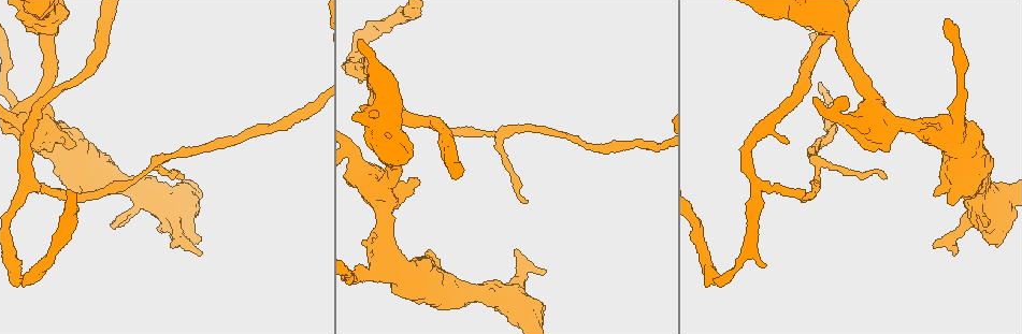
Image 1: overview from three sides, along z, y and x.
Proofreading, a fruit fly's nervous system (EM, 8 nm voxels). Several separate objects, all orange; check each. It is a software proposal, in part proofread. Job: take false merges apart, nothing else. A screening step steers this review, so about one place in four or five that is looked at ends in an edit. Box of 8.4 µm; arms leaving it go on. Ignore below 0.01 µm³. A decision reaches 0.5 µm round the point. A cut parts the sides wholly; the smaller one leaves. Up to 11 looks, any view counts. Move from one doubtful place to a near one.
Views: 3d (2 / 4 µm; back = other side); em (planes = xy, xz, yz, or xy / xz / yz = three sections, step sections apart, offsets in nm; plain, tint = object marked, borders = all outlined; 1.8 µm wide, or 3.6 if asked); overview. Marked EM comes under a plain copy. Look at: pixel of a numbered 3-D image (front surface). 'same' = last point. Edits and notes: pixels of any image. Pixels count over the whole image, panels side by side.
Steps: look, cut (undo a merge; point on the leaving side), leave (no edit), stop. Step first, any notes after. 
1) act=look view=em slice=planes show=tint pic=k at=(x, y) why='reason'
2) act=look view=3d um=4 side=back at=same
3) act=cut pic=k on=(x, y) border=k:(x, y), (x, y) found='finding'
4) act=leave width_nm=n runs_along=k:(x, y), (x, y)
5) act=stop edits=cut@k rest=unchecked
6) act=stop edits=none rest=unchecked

act=look view=em um=3.6 slice=planes show=tint pic=1 at=(387, 146) why='sudden change in width'

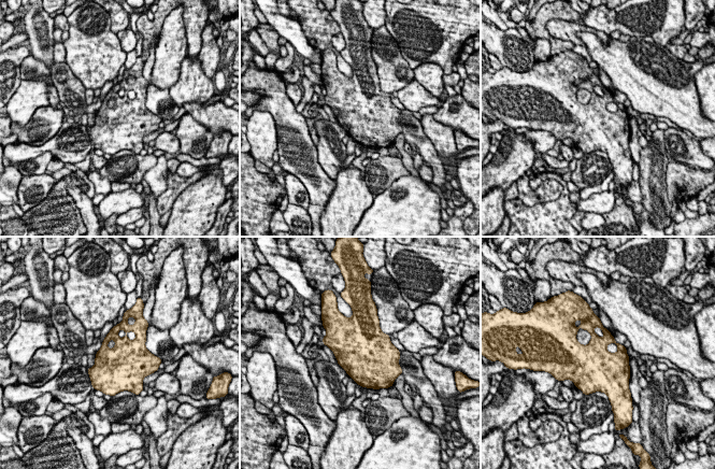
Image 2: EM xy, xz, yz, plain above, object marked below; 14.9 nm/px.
act=leave found='one cell here'

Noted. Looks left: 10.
act=look view=em um=3.6 slice=planes show=tint pic=1 at=(885, 120) why='sudden change in width'

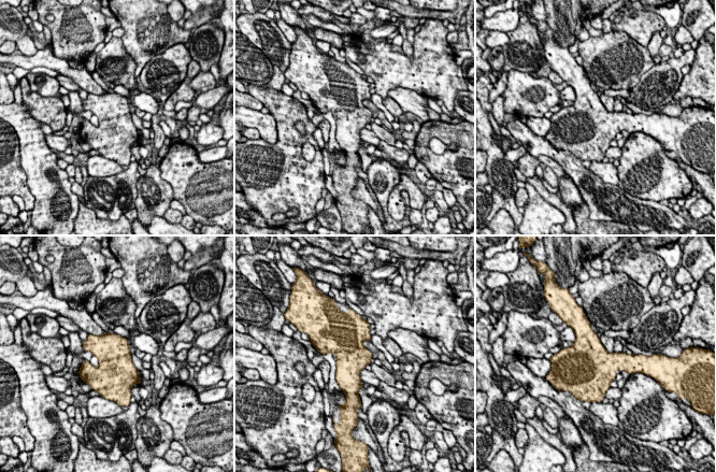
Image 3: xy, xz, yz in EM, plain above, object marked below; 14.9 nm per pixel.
act=leave width_nm=480 found='all the same cell'

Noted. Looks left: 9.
act=look view=3d um=4 pic=1 at=(970, 179) why='calibre changes'

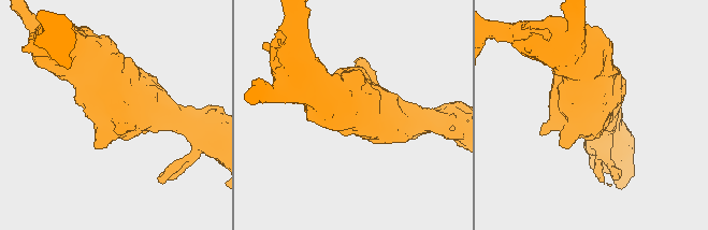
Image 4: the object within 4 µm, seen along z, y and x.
act=look view=em slice=xy step=16 show=tint pic=4 at=(590, 113) why='now the EM'

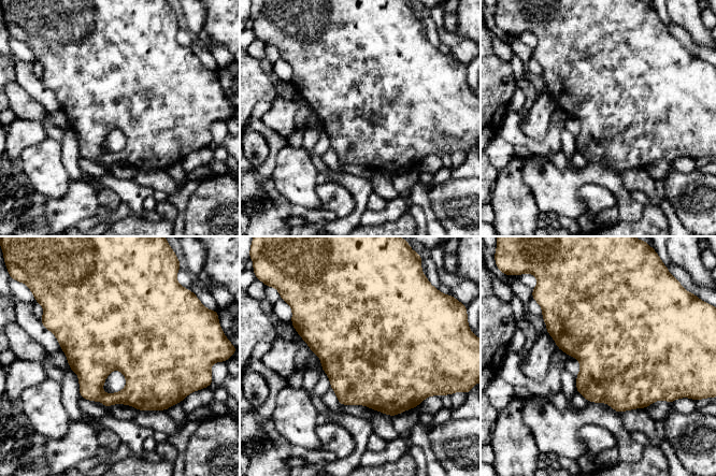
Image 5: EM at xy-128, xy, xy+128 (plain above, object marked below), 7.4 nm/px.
act=look view=em slice=planes show=tint at=same

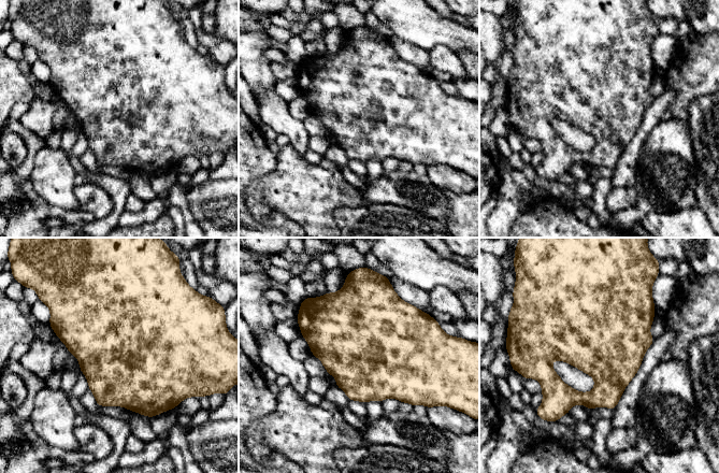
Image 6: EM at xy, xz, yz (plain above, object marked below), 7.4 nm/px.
act=leave found='all the same cell'

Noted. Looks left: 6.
act=look view=em slice=yz step=16 show=tint pic=1 at=(149, 168) why='abrupt turn'

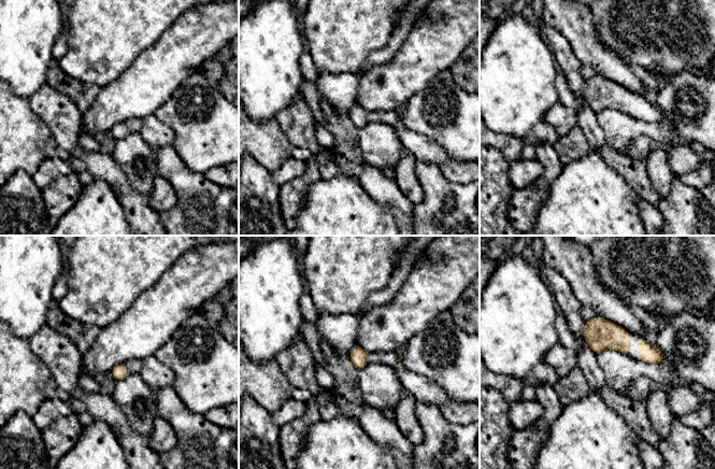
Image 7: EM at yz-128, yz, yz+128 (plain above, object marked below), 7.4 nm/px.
act=leave width_nm=70 found='continuous, no second cell'

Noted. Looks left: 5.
act=stop edits=none rest=unchecked

